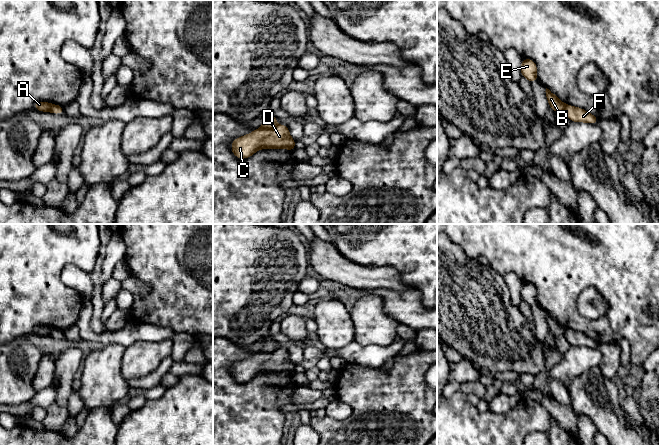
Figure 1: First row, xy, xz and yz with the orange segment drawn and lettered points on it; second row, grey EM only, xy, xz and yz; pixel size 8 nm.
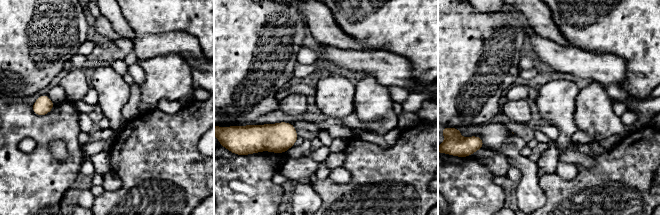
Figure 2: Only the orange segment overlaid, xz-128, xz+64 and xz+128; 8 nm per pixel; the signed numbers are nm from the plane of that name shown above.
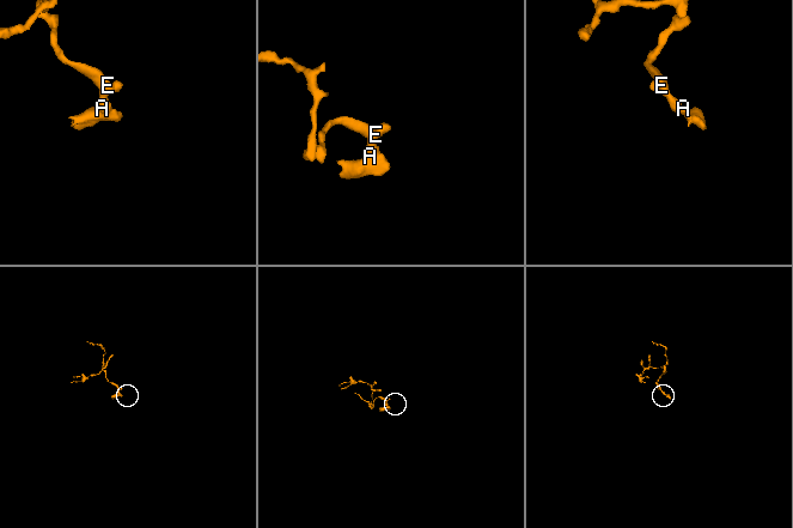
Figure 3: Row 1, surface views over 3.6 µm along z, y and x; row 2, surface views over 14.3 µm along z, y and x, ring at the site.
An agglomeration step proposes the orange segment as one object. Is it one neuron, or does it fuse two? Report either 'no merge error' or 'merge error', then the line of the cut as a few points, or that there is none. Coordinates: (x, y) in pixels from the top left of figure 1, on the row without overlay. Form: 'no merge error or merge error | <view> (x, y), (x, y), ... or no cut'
merge error | xz (275, 349), (270, 352), (261, 352)

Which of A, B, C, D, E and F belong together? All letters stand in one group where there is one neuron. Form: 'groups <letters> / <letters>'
groups A B E / C D F

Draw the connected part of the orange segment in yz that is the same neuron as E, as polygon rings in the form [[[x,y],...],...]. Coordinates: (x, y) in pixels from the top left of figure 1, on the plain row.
[[[524,282],[520,289],[520,295],[522,300],[530,307],[538,305],[537,289],[534,284]]]

